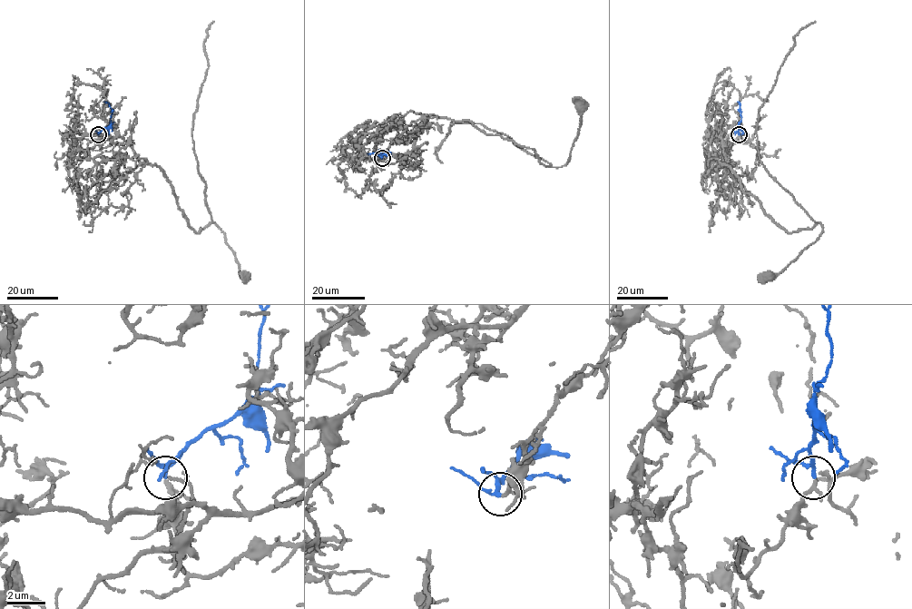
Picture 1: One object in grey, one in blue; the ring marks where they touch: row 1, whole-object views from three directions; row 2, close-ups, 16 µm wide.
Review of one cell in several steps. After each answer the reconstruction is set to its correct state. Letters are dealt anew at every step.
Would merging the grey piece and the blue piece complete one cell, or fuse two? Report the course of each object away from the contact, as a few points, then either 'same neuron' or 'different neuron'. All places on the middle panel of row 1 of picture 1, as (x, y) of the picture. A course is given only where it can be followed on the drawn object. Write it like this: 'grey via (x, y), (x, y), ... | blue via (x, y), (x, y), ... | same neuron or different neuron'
grey via (382, 158), (397, 130), (434, 114), (468, 120), (533, 149), (542, 163), (562, 166), (578, 134), (582, 104) | blue via (382, 158), (384, 152), (367, 153) | same neuron

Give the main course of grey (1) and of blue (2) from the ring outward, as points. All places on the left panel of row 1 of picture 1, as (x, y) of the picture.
1: (99, 135), (103, 148), (124, 140), (140, 162), (159, 166), (189, 225), (199, 232), (214, 222), (245, 277)
2: (99, 134), (111, 121), (111, 108), (103, 102)

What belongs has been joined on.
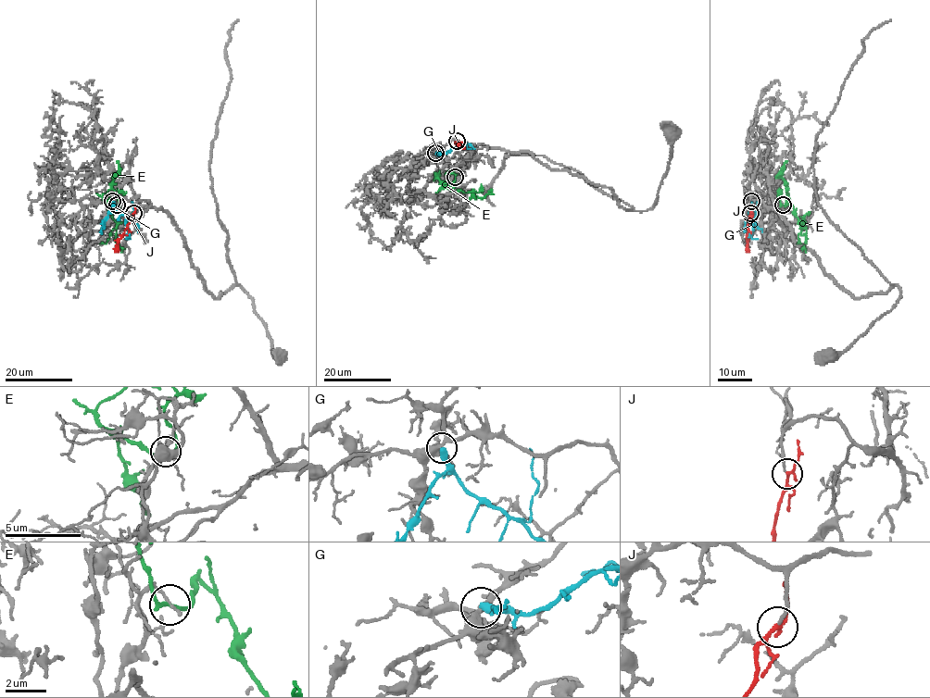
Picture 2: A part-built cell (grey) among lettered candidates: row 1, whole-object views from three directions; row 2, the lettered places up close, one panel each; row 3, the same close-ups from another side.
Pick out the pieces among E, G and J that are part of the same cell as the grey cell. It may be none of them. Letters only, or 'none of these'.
J

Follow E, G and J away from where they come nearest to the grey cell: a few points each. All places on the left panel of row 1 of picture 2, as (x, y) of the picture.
E: (118, 205), (106, 202), (116, 223), (116, 242), (123, 248), (121, 252)
G: (112, 201), (127, 217), (126, 237), (130, 239)
J: (133, 213), (115, 253)

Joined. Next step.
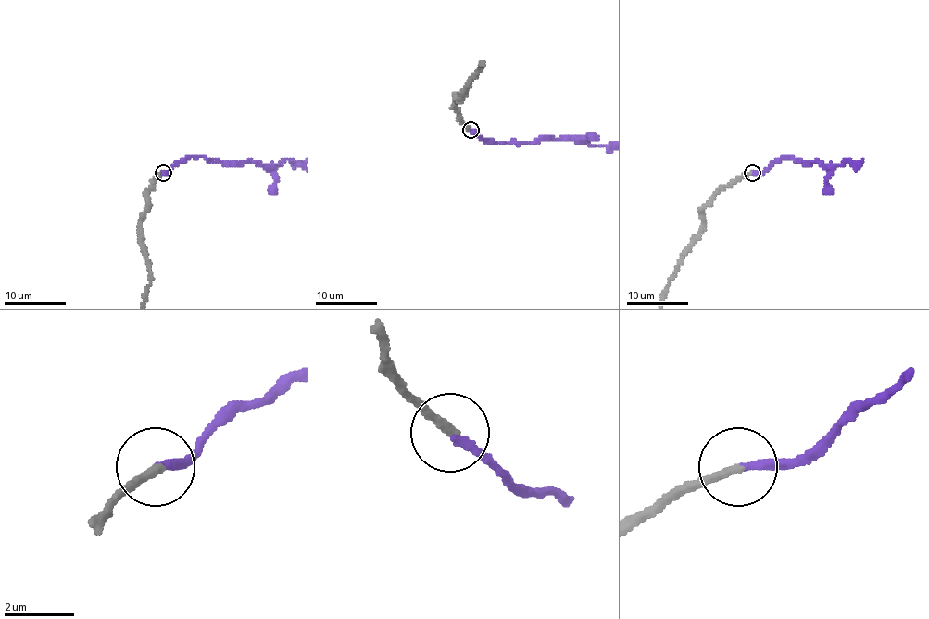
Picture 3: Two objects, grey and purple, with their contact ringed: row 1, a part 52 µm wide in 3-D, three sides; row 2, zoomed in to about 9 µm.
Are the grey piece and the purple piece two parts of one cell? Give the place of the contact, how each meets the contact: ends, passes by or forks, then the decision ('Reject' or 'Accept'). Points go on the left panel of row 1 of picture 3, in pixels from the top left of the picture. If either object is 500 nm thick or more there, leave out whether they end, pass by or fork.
Place: (163, 172). At the ring grey ends. At the ring purple ends. Accept

